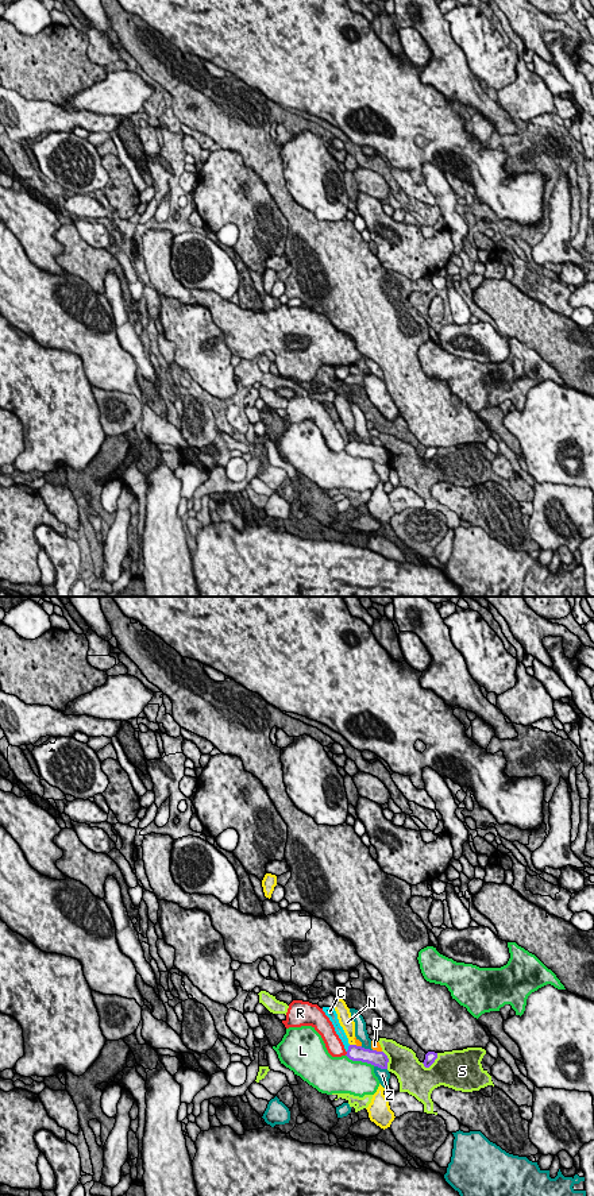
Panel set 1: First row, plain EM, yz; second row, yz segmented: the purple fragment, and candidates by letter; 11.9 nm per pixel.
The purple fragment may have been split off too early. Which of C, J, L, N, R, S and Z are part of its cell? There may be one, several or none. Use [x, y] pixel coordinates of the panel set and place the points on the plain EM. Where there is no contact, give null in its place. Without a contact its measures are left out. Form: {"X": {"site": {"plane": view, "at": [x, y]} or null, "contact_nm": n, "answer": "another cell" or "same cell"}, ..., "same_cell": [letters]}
{"C": {"site": {"plane": "yz", "at": [348, 443]}, "contact_nm": 100, "answer": "another cell"}, "J": {"site": {"plane": "yz", "at": [375, 446]}, "contact_nm": 120, "answer": "another cell"}, "L": {"site": {"plane": "yz", "at": [361, 455]}, "contact_nm": 380, "answer": "another cell"}, "N": {"site": {"plane": "yz", "at": [353, 440]}, "contact_nm": 80, "answer": "another cell"}, "R": {"site": {"plane": "yz", "at": [347, 448]}, "contact_nm": 60, "answer": "another cell"}, "S": {"site": {"plane": "yz", "at": [432, 458]}, "contact_nm": 240, "answer": "another cell"}, "Z": {"site": {"plane": "yz", "at": [381, 463]}, "contact_nm": 170, "answer": "another cell"}, "same_cell": []}

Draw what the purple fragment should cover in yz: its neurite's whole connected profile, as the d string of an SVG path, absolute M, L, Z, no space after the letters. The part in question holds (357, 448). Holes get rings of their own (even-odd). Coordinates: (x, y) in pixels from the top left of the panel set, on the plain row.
M350 440L346 451L352 456L362 456L378 462L381 464L387 464L389 454L383 447Z

